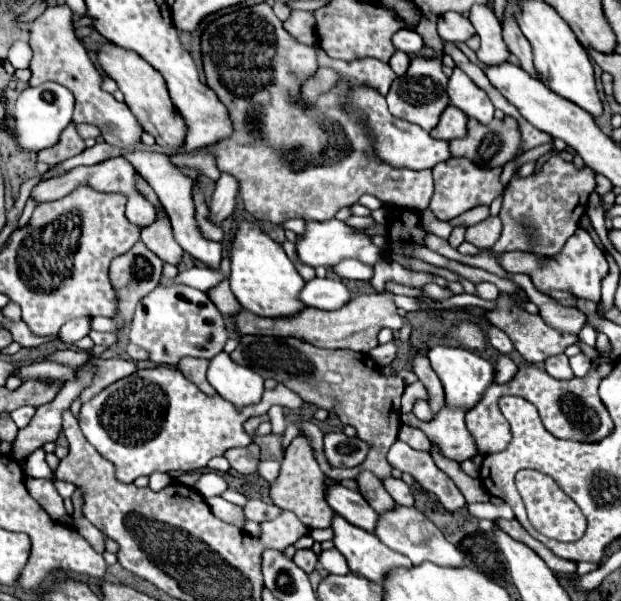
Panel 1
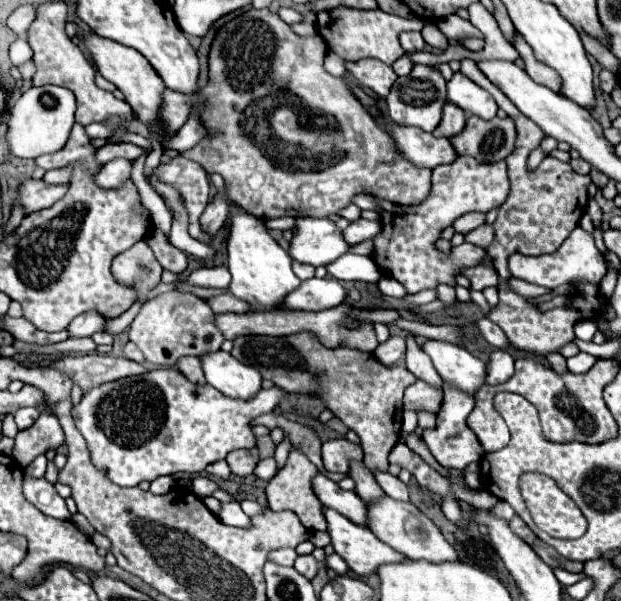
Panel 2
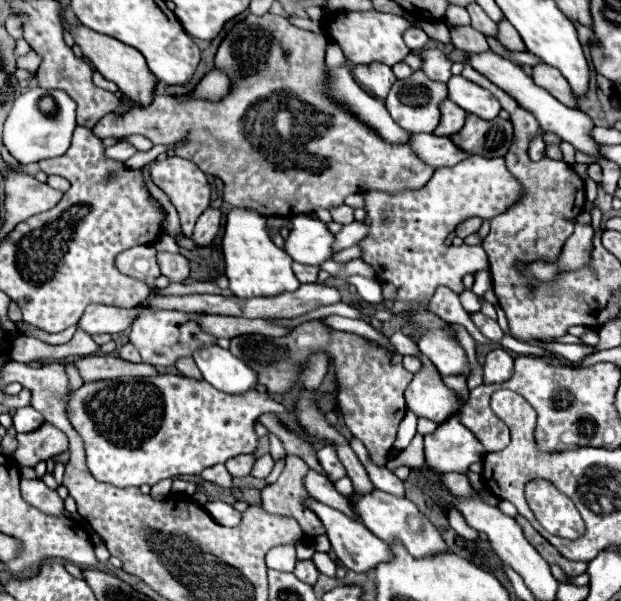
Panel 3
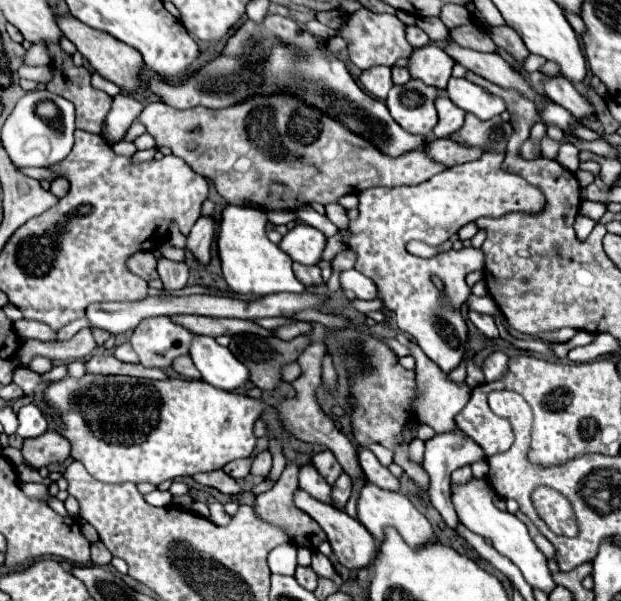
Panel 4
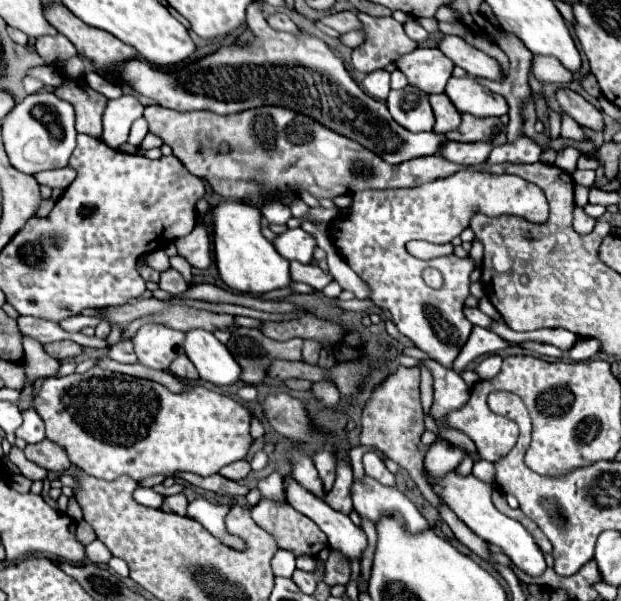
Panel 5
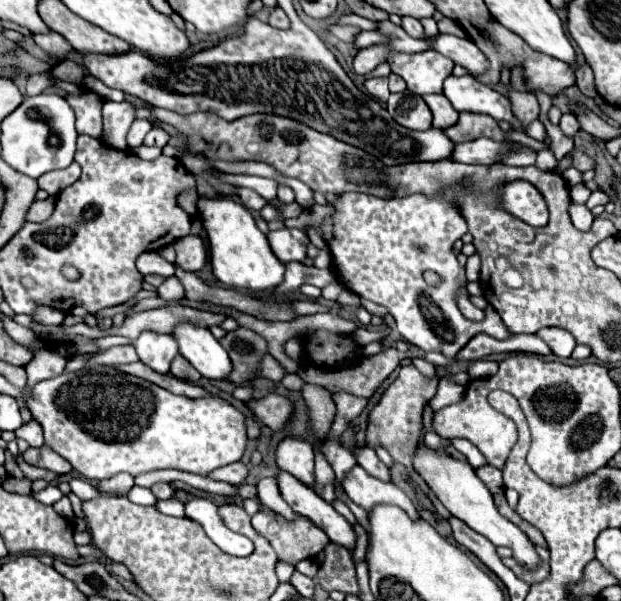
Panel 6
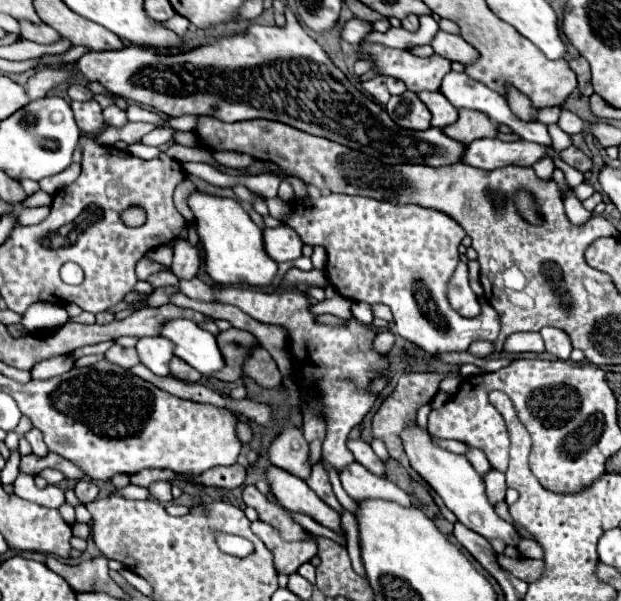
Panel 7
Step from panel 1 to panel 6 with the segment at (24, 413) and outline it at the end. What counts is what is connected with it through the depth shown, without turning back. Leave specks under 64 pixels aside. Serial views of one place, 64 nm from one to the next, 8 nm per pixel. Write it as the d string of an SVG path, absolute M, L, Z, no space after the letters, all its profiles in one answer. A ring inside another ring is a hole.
M30 420L28 424L20 426L16 430L16 438L24 438L32 448L40 448L40 444L44 444L44 438L42 438L42 428L36 420Z

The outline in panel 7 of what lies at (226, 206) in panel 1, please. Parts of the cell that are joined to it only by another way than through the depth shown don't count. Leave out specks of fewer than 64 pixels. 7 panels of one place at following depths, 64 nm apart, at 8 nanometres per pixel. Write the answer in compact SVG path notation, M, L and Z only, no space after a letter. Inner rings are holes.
M180 240L176 246L174 246L174 260L170 264L170 270L180 278L180 280L186 280L186 278L194 278L198 268L200 268L200 252L198 248L190 246L186 240Z

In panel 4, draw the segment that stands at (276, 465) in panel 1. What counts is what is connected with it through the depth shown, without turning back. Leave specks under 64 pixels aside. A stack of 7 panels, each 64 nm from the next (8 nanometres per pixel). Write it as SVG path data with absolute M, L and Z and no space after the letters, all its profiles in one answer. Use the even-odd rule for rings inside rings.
M268 450L260 452L260 454L252 460L252 474L256 474L256 476L268 476L270 468L272 468L272 454L270 454Z

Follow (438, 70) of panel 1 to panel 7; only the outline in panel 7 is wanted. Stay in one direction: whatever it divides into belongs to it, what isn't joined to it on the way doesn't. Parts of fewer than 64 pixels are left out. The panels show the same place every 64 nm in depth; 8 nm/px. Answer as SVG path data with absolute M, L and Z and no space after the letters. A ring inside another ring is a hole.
M404 92L400 96L392 96L390 102L386 104L386 112L402 128L408 128L408 130L430 128L430 112L418 100L418 96L414 92Z

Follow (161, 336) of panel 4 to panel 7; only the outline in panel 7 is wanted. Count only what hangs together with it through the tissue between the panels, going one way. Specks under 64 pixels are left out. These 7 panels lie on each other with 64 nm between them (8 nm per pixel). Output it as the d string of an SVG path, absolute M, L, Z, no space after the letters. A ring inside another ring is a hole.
M152 336L140 338L136 344L140 362L150 368L156 376L168 376L168 362L172 358L172 344L166 338Z

